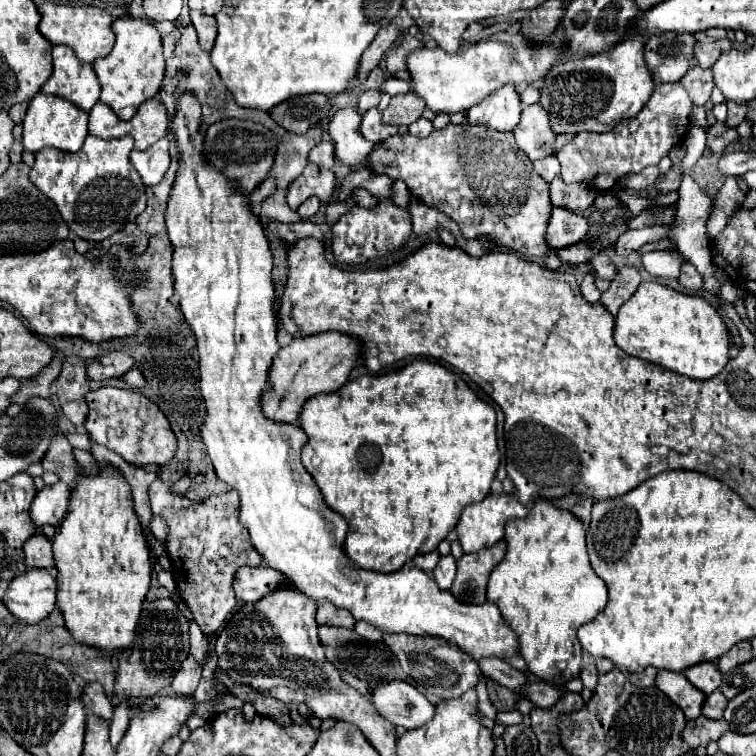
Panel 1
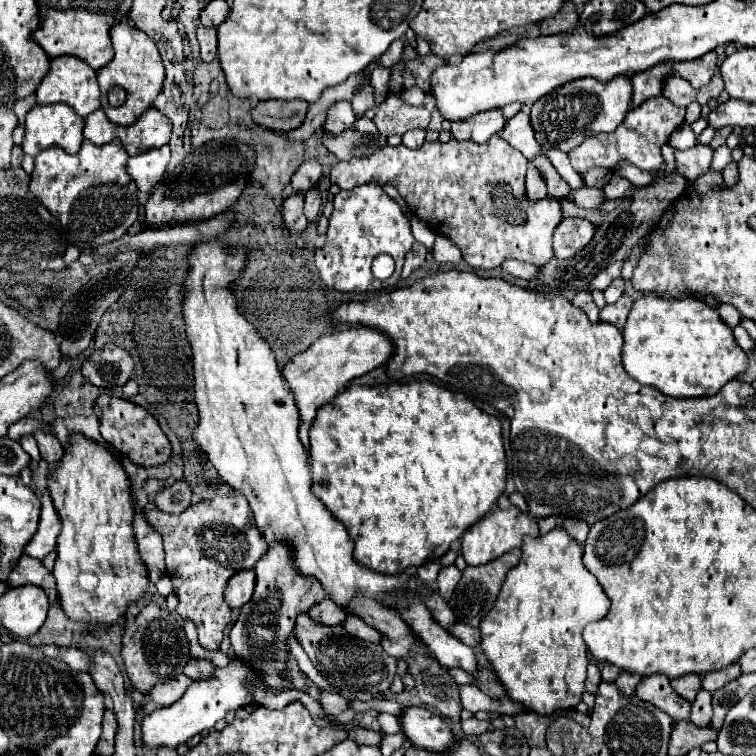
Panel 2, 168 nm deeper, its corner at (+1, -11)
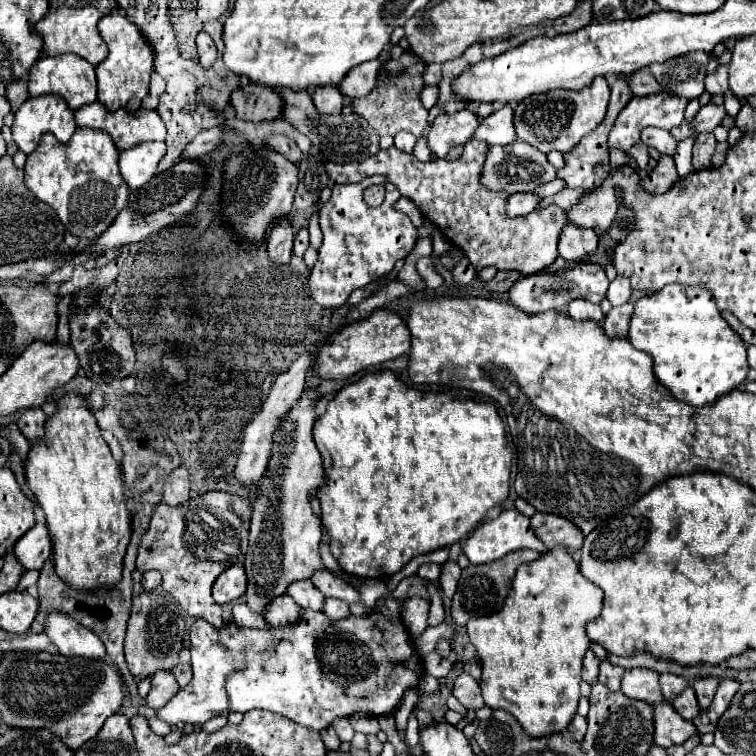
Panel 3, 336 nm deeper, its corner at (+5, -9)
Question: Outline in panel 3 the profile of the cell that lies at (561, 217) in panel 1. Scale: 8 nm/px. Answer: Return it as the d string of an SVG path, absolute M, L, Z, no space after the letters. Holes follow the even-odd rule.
M567 224L559 240L559 256L567 262L579 262L587 258L587 254L595 254L597 244L599 236L595 230L583 230L575 228L575 224Z

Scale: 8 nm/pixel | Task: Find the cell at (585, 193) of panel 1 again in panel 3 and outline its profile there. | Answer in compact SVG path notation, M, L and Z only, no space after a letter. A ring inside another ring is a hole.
M515 140L507 146L489 146L489 154L487 154L487 160L485 160L485 166L483 166L483 174L481 174L481 182L489 190L501 190L501 192L507 192L507 194L533 192L539 184L553 180L555 172L557 170L549 164L547 156L541 150L535 150L533 146ZM521 160L529 160L527 166L521 166Z

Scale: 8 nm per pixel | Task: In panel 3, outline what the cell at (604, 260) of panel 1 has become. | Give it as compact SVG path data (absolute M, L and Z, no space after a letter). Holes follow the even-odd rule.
M617 276L617 278L609 284L607 300L609 300L613 306L621 306L621 304L625 304L629 298L631 298L631 286L629 286L627 278Z

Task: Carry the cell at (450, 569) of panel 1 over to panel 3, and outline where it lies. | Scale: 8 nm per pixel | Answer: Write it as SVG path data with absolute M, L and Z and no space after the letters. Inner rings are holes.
M445 562L443 564L443 572L441 572L441 578L439 578L439 584L441 584L441 592L447 598L451 598L455 594L459 576L461 576L461 568L459 568L457 562Z

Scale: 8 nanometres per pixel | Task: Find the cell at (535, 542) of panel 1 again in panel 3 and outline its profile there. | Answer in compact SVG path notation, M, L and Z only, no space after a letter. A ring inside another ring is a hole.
M563 546L541 554L541 558L531 564L519 566L503 608L487 618L481 618L479 622L467 622L467 634L481 658L483 674L479 686L485 704L509 712L527 734L547 736L553 732L563 732L577 712L581 662L585 650L589 648L585 624L599 616L601 606L603 590L581 576L579 566Z

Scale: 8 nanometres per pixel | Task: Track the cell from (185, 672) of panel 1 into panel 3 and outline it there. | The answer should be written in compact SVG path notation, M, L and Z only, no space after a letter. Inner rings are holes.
M157 672L157 674L151 676L151 692L147 694L145 702L153 710L159 710L159 708L163 708L177 694L177 690L179 690L179 684L173 678L173 674Z

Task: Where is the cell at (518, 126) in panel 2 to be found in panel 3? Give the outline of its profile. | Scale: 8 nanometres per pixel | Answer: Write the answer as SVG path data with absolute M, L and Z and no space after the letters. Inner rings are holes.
M505 104L501 110L495 110L487 118L483 118L473 136L487 144L515 142L517 136L515 136L515 126L513 126L513 108Z

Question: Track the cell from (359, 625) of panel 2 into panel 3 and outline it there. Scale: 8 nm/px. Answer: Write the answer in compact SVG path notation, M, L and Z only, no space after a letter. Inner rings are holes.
M325 598L323 610L329 614L329 618L335 618L335 620L349 616L349 604L339 598Z

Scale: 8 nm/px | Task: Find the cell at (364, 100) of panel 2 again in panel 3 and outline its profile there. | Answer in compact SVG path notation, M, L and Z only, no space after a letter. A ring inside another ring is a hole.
M379 60L363 62L363 66L355 66L355 70L351 70L347 78L343 78L343 82L339 84L339 90L349 98L367 96L375 88L379 68L381 68Z

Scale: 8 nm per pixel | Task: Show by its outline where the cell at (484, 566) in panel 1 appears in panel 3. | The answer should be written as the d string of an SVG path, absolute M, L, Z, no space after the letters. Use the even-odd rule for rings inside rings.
M515 550L515 552L507 554L501 560L495 560L495 562L489 562L489 564L481 564L481 566L471 564L469 568L465 568L463 574L461 574L457 592L453 596L453 602L451 602L453 622L459 624L459 626L465 626L471 618L489 616L489 614L497 612L499 606L503 606L503 602L505 602L505 598L509 594L509 588L511 588L511 580L515 576L515 570L521 564L527 564L527 562L537 560L539 556L541 556L541 552L537 552L537 550Z

